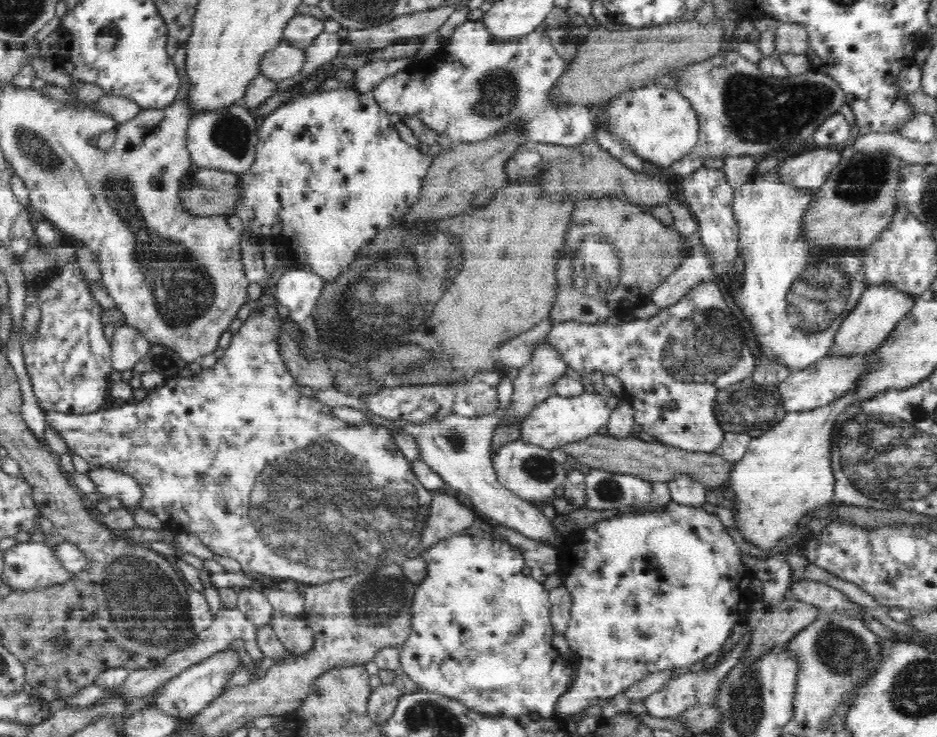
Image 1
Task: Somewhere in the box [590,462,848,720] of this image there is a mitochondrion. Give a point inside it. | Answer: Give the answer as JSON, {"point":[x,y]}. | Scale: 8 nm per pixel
{"point":[608,490]}

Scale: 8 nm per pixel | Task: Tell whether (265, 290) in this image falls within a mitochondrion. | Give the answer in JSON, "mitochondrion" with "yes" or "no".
{"mitochondrion":"no"}

